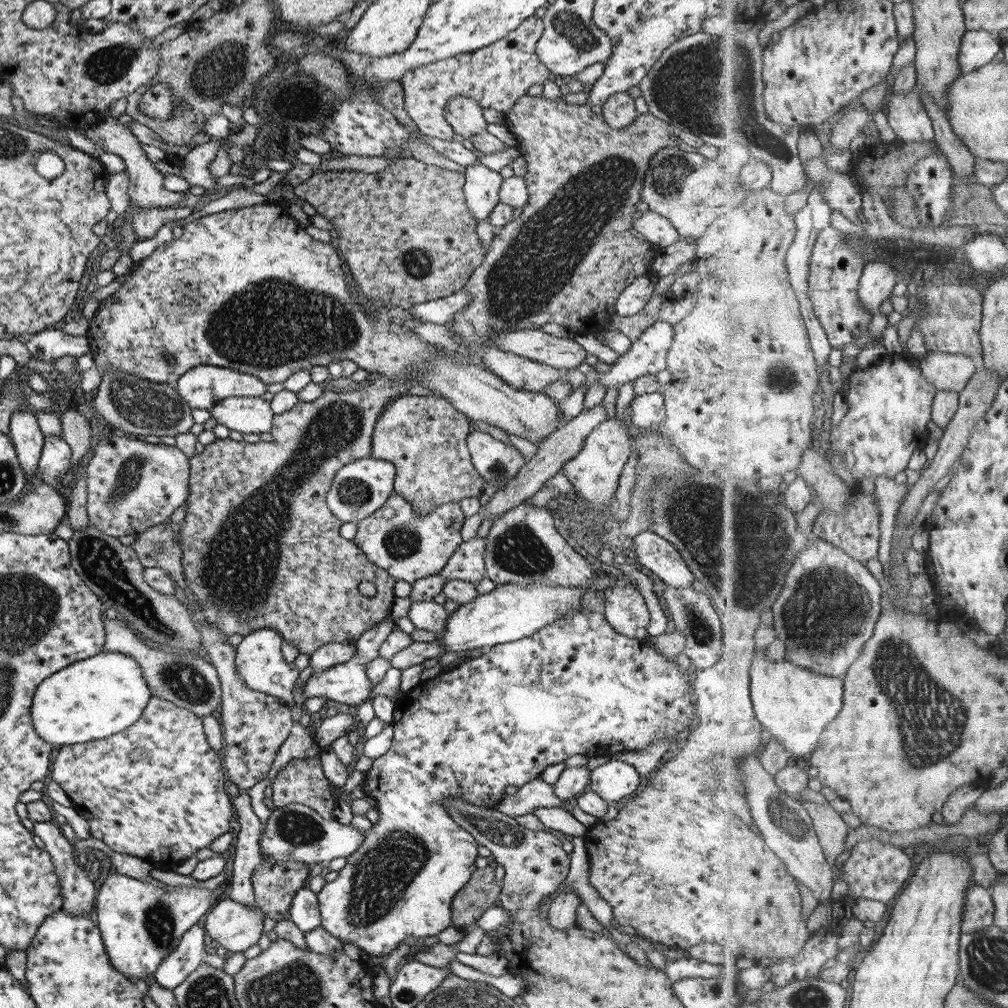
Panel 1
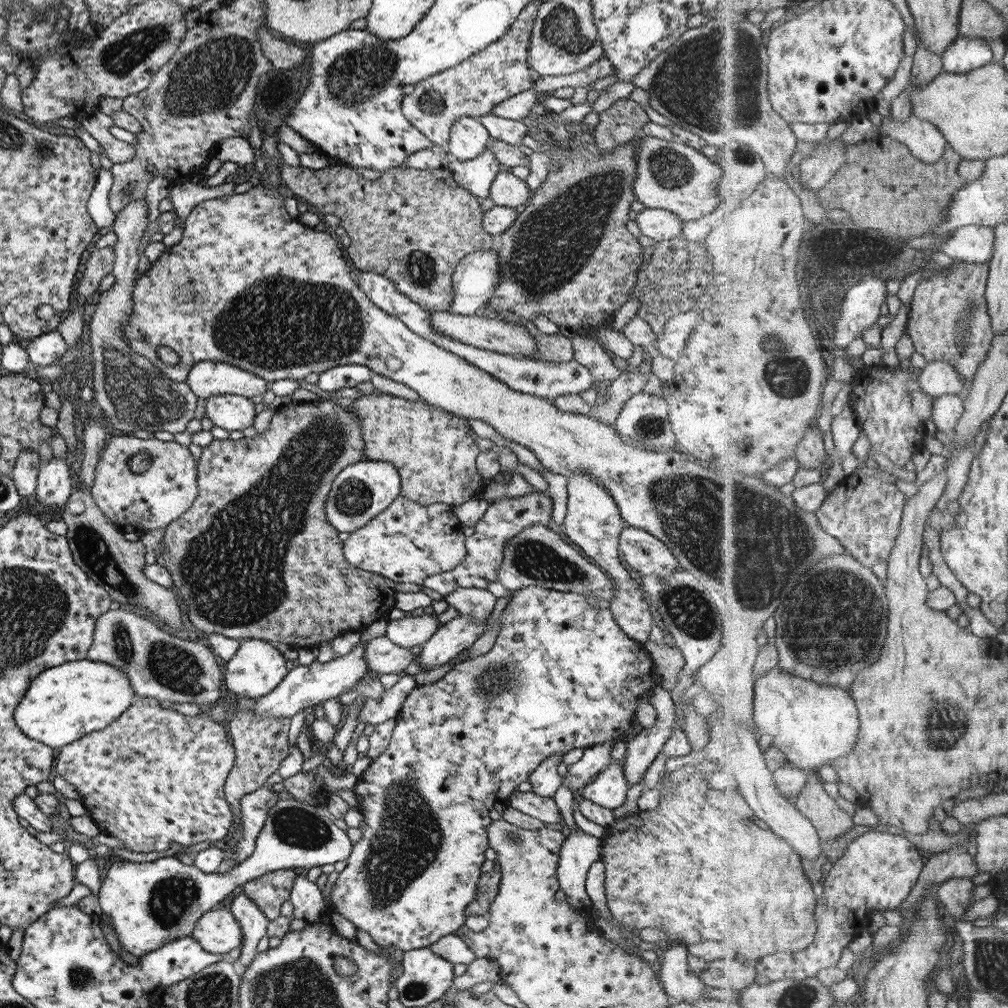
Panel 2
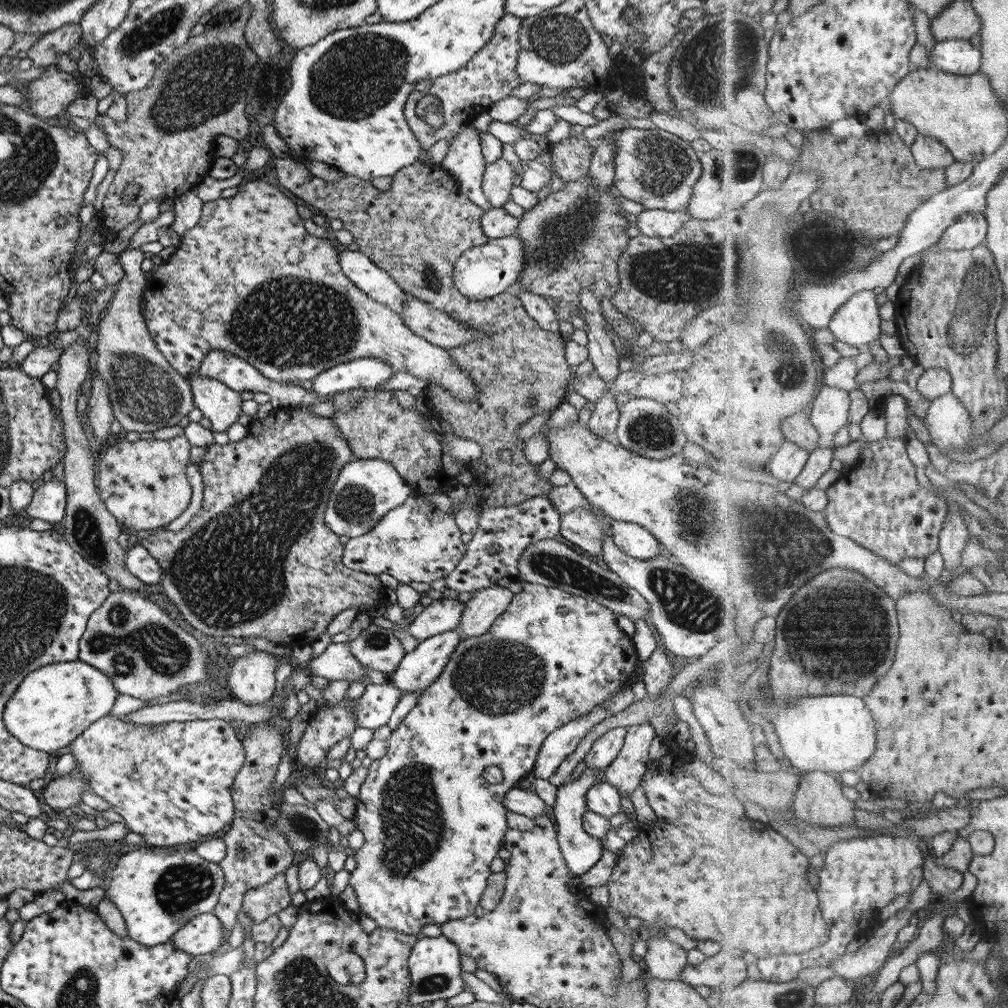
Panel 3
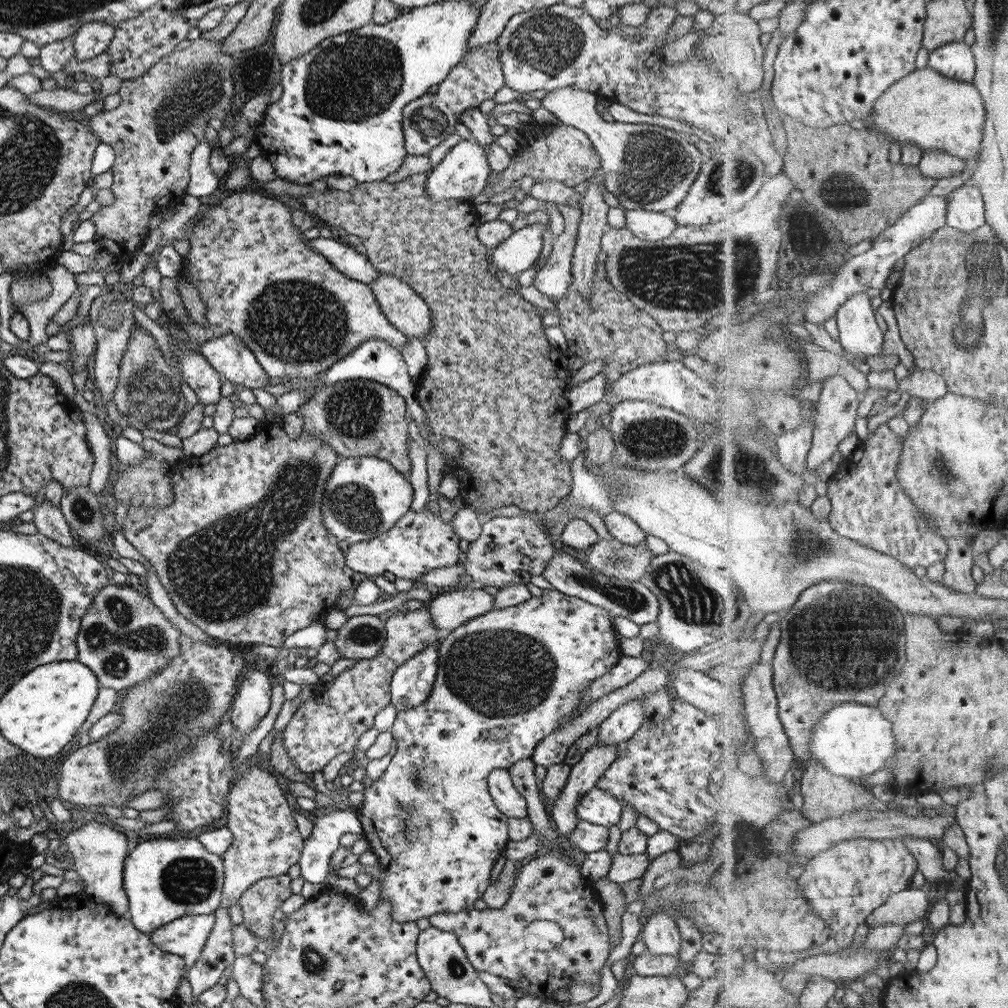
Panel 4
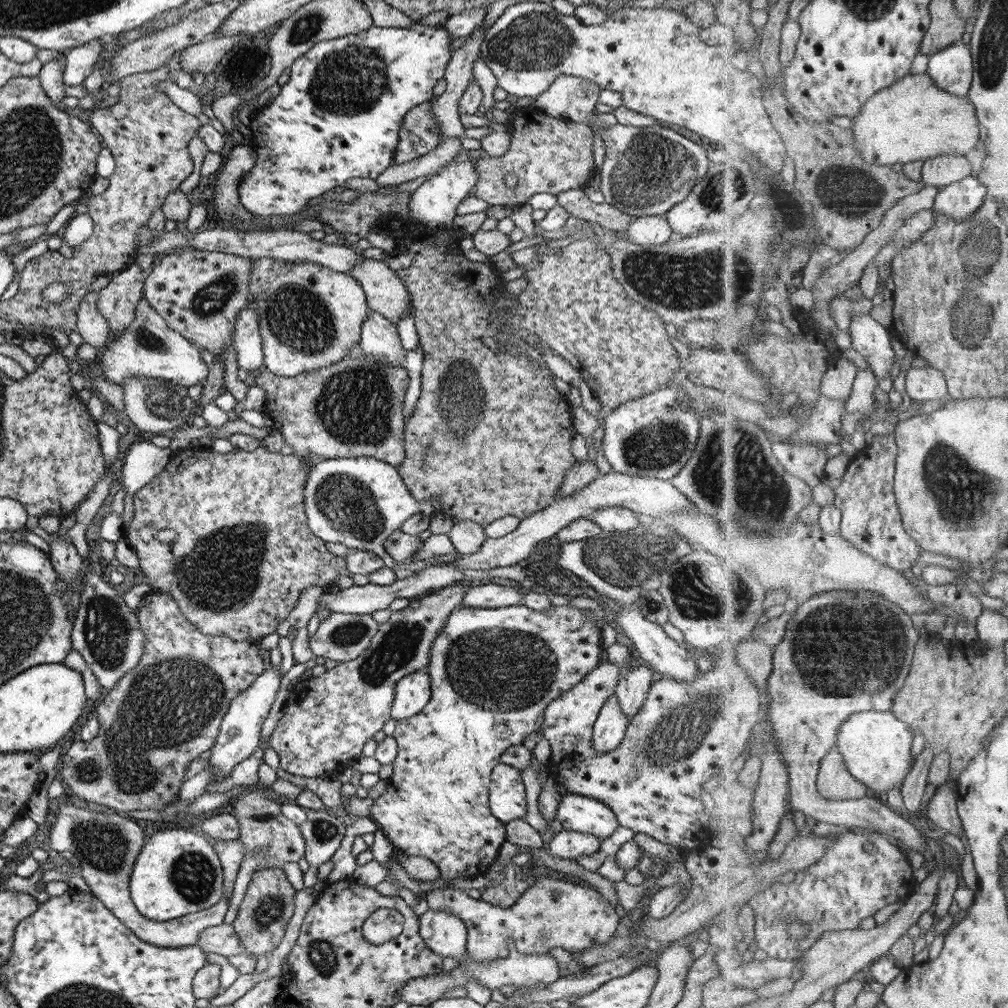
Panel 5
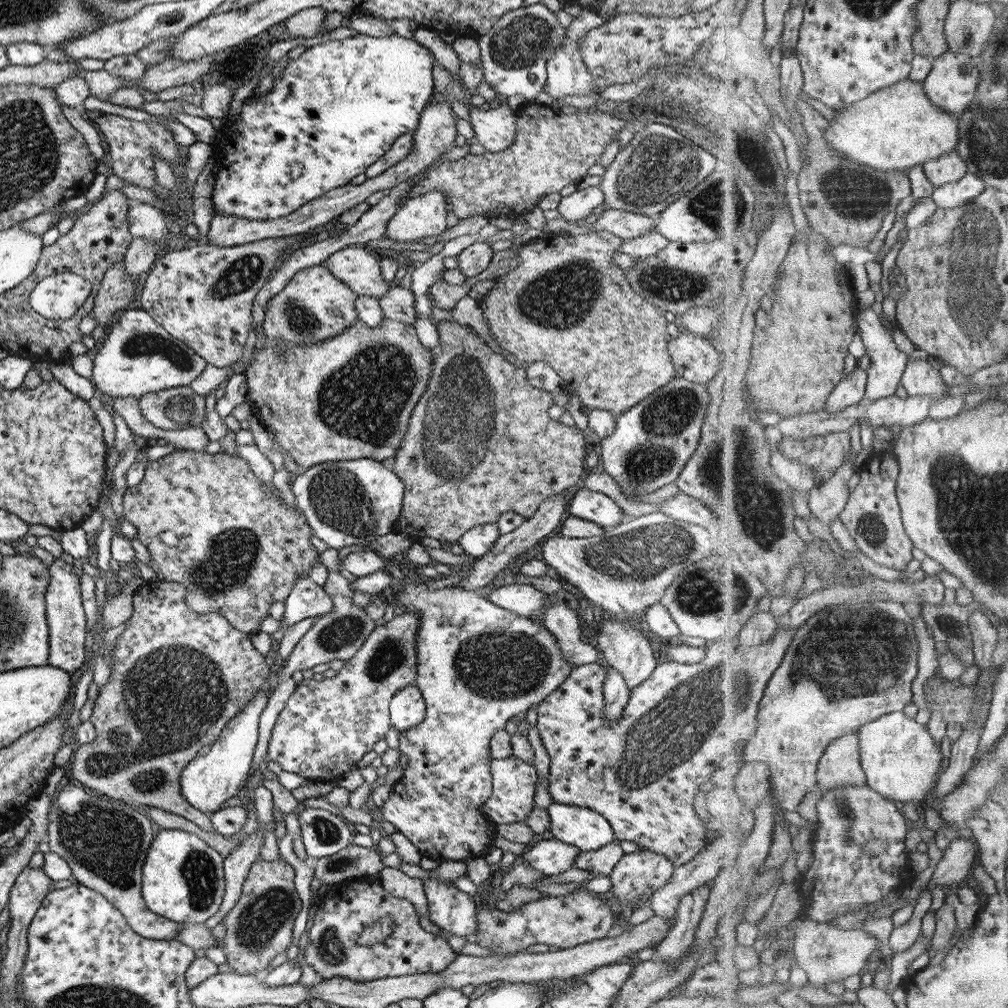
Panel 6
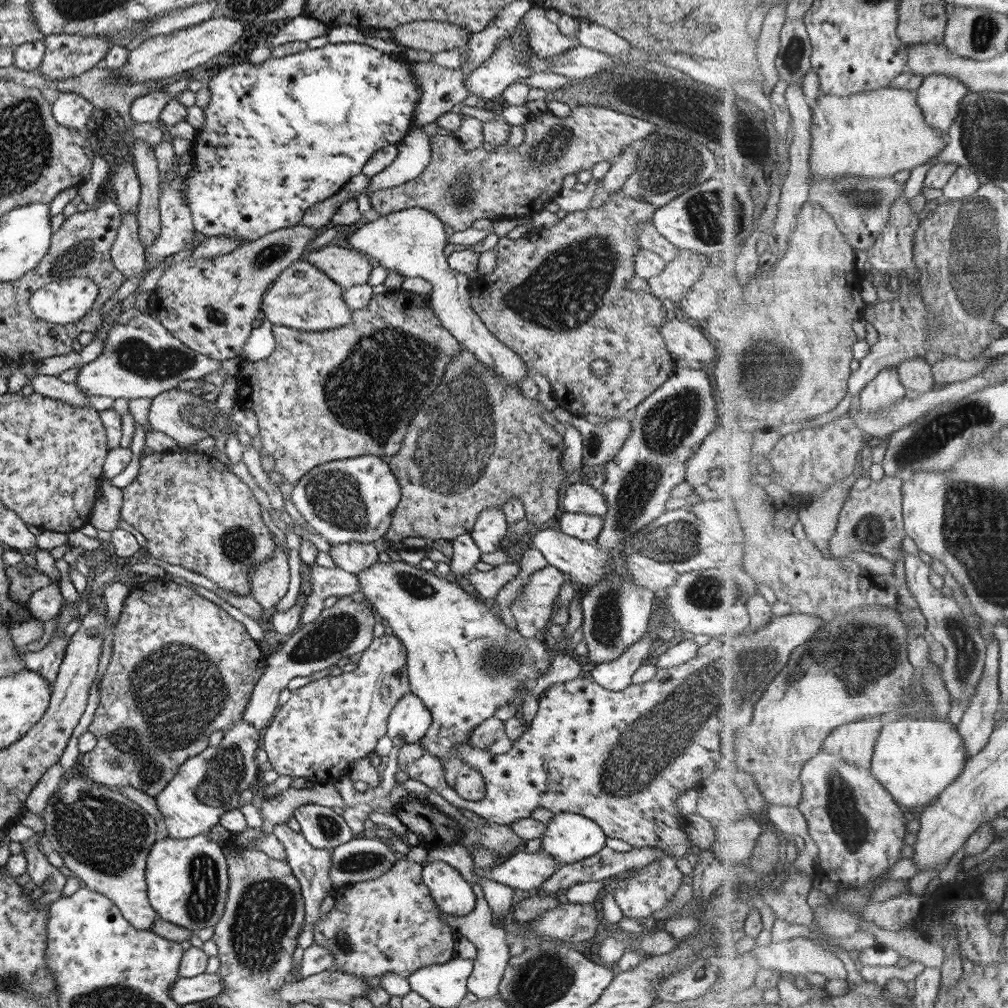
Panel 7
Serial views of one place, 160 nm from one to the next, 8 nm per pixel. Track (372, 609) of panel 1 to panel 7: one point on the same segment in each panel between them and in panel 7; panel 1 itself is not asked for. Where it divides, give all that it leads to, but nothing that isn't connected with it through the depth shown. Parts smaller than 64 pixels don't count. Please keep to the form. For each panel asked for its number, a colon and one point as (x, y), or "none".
2: (261, 499)
3: (280, 577)
4: (241, 550)
5: (241, 554)
6: (238, 549)
7: (193, 512)

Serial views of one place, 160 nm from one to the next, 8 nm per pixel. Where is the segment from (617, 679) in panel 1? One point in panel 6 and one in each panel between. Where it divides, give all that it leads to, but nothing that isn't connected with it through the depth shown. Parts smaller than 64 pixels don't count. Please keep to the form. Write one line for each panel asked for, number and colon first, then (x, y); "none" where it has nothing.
2: (560, 674)
3: (431, 823)
4: (504, 680)
5: (492, 672)
6: (477, 665)

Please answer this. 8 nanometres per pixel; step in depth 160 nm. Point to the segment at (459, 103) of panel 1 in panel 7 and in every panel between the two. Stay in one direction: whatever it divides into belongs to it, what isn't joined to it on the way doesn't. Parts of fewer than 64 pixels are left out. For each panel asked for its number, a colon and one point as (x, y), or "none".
2: (467, 138)
3: (463, 161)
4: (461, 173)
5: (433, 203)
6: (424, 215)
7: (410, 242)

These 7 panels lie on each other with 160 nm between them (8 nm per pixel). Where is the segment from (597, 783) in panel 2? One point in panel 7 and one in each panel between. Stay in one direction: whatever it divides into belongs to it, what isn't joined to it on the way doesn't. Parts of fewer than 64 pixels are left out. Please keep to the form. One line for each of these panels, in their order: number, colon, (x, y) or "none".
3: (603, 799)
4: (596, 806)
5: (578, 813)
6: (578, 826)
7: (568, 838)

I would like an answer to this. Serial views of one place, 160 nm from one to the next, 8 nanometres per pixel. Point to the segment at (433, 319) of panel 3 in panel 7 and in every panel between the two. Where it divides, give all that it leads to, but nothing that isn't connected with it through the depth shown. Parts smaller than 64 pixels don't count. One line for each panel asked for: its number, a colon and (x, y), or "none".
4: (402, 307)
5: (384, 293)
6: (356, 267)
7: (346, 267)

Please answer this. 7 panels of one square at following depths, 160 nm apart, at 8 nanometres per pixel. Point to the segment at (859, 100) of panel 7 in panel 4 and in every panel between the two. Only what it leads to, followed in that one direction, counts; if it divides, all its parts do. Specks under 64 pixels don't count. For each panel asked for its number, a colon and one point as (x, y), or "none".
4: (926, 108)
5: (914, 119)
6: (896, 128)

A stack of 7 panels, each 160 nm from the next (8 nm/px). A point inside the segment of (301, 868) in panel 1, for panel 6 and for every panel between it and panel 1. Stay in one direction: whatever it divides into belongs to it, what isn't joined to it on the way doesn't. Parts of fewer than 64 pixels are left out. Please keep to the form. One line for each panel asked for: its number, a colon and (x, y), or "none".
2: (268, 891)
3: (258, 903)
4: (259, 903)
5: (267, 904)
6: (258, 927)

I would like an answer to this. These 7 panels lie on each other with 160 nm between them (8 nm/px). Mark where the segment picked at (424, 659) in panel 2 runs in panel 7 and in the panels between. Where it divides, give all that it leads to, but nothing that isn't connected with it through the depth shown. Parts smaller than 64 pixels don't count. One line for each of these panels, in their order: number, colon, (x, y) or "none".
3: (418, 669)
4: (410, 685)
5: (412, 692)
6: (406, 708)
7: (409, 719)

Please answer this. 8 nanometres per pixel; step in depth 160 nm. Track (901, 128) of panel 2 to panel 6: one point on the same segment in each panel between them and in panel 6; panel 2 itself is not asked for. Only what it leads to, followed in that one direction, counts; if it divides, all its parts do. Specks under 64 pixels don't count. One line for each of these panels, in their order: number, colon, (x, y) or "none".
3: (929, 153)
4: (936, 163)
5: (941, 171)
6: (948, 168)

